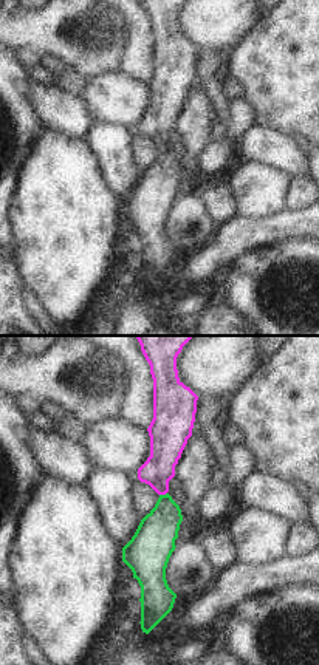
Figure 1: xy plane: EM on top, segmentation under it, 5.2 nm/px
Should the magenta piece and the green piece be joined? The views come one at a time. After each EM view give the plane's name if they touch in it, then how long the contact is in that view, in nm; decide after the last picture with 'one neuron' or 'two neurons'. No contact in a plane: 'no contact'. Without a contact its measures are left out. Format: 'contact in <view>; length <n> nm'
contact in xy; length 40 nm

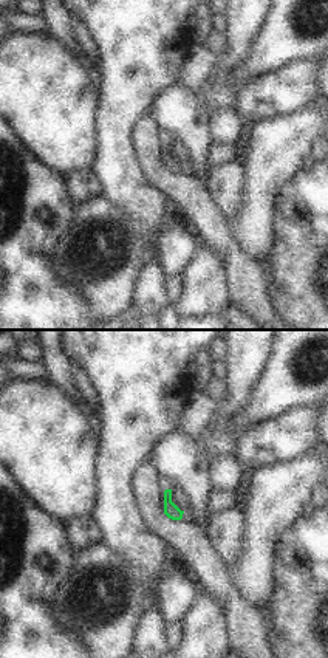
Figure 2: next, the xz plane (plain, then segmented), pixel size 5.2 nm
no contact

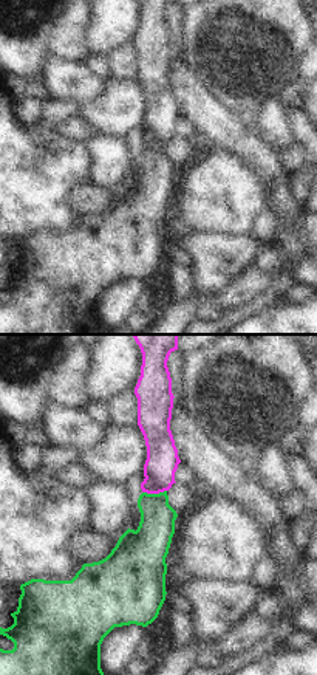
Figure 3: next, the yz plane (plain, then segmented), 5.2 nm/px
contact in yz; length 130 nm

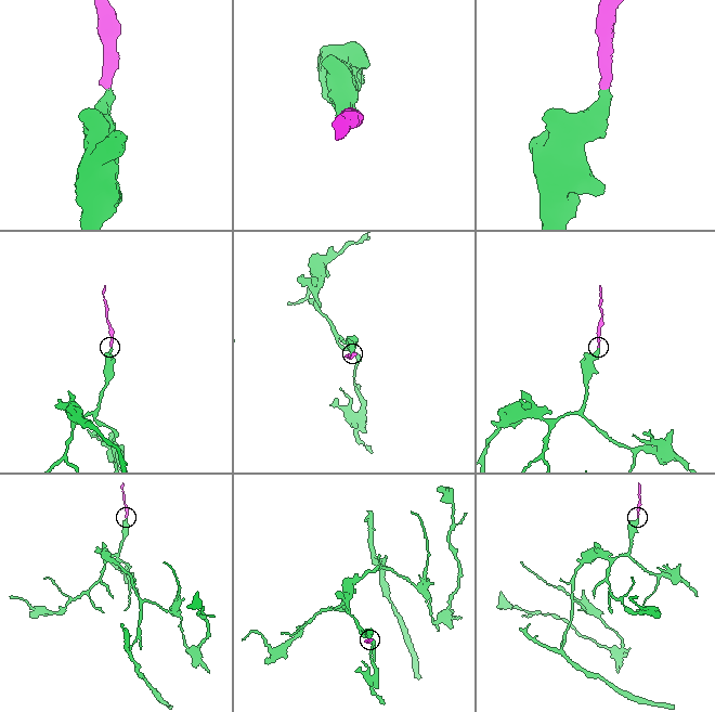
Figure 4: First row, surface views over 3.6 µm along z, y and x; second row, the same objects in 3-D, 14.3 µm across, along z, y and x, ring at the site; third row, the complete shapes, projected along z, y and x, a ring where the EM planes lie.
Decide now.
one neuron

